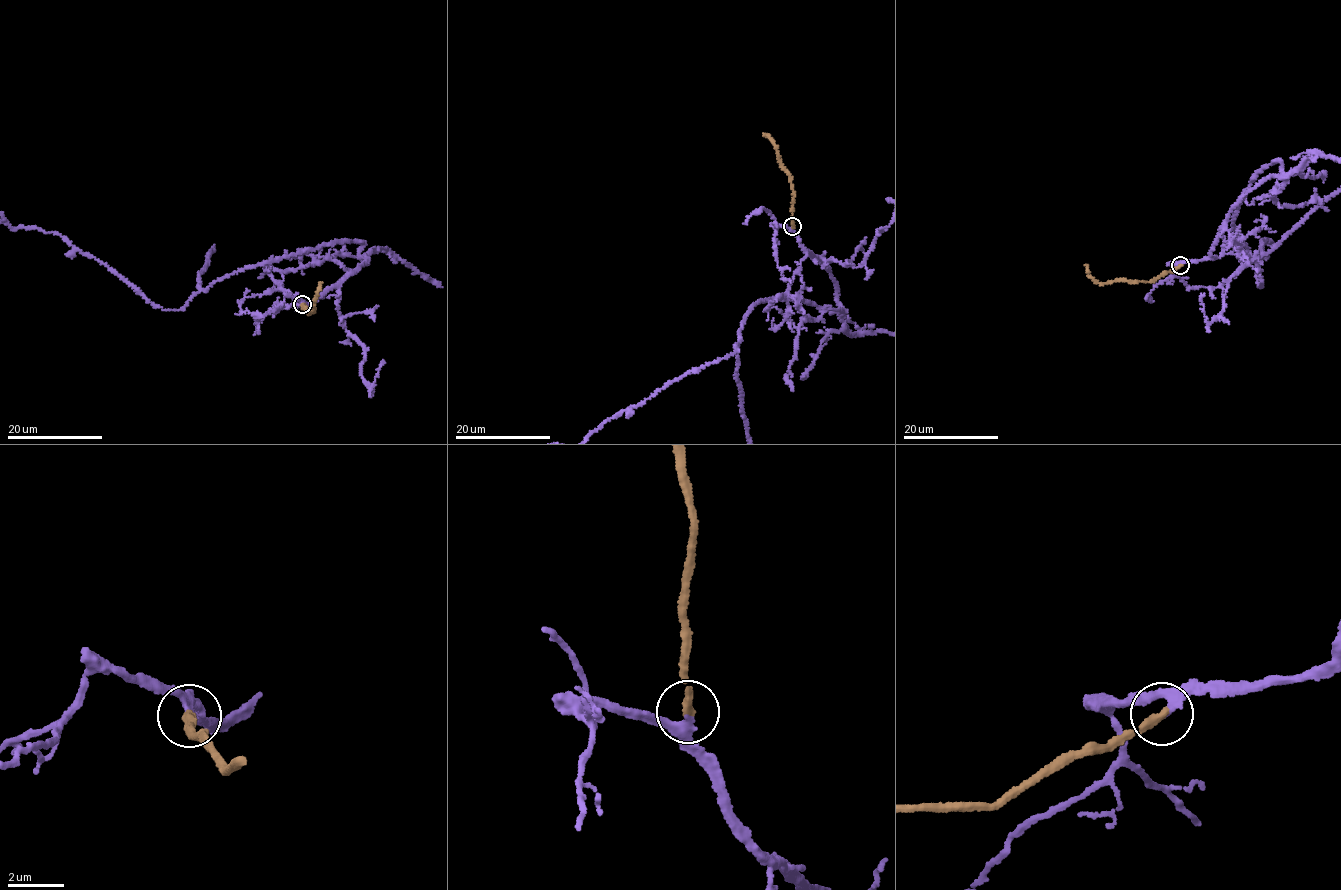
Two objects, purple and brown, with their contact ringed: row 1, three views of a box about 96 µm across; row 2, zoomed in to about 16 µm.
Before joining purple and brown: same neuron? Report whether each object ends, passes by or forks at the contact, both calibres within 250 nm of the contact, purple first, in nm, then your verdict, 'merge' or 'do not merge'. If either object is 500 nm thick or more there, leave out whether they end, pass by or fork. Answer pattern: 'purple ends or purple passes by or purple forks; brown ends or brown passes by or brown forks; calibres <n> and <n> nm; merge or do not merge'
purple passes by; brown ends; calibres 200 and 320 nm; merge

